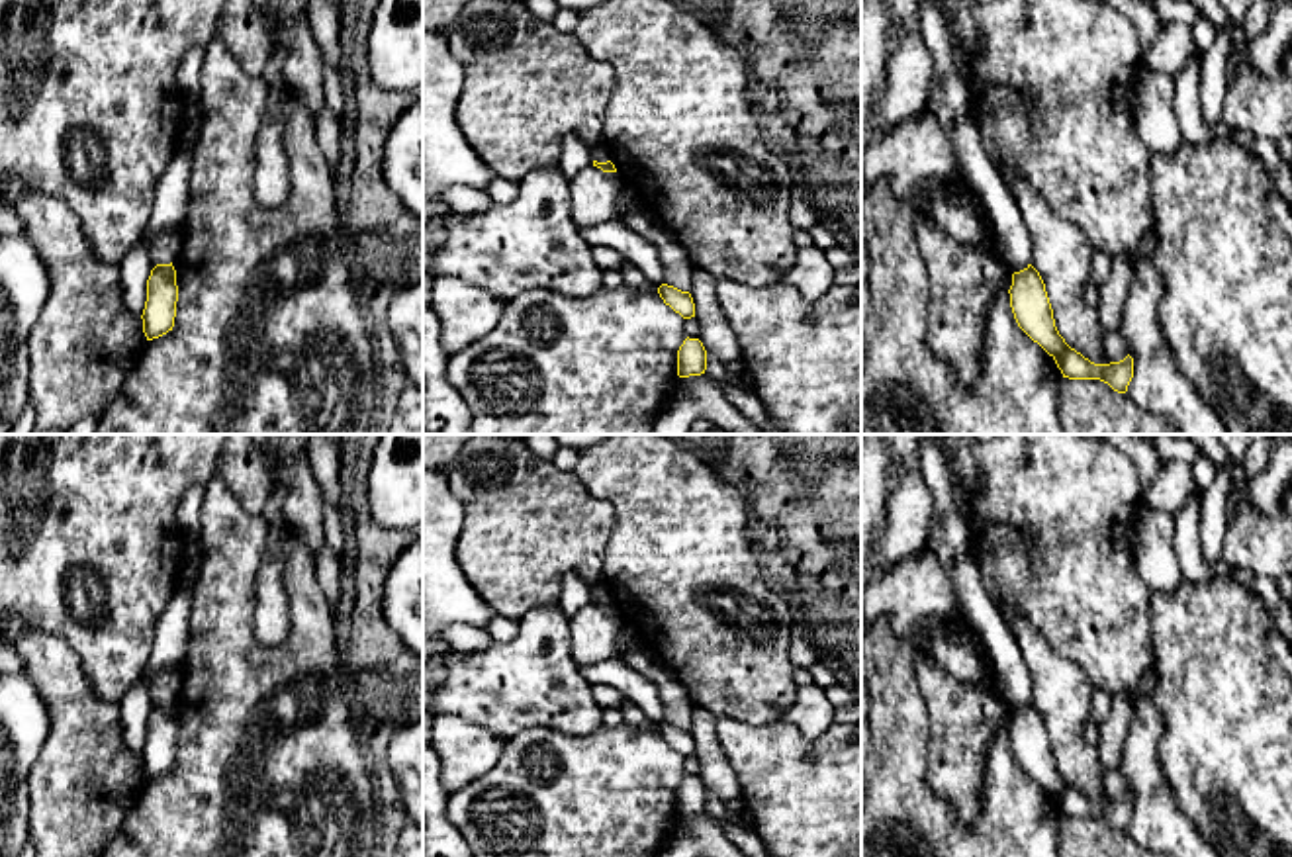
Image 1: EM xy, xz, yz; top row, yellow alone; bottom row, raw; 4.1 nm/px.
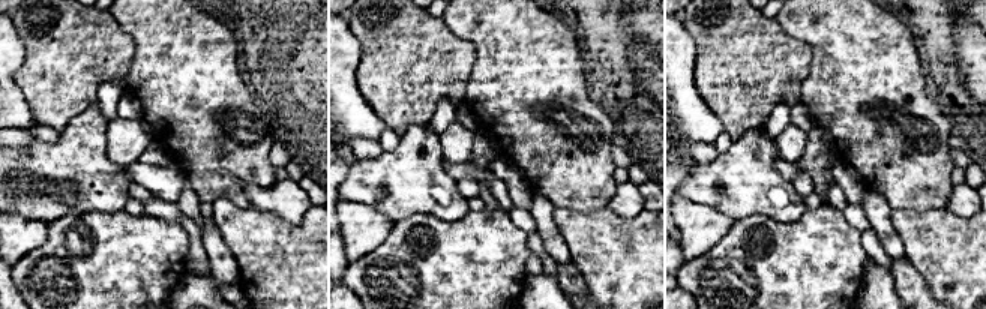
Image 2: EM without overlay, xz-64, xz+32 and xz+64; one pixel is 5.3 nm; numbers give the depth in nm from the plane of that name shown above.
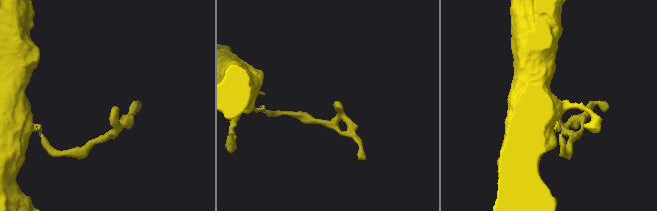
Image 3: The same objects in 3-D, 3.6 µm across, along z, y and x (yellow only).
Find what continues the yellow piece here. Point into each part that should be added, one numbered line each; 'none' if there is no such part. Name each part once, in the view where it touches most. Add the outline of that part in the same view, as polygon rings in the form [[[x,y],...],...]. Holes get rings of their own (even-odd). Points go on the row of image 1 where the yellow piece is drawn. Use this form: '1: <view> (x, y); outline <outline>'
none

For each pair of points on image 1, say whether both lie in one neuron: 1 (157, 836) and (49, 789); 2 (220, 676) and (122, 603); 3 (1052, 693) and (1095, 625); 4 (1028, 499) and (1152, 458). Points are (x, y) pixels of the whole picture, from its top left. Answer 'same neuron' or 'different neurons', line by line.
1: different neurons
2: different neurons
3: different neurons
4: different neurons

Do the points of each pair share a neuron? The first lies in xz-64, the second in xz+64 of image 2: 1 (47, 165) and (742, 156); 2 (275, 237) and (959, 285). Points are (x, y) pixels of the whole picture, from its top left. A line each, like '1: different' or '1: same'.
1: same
2: same

